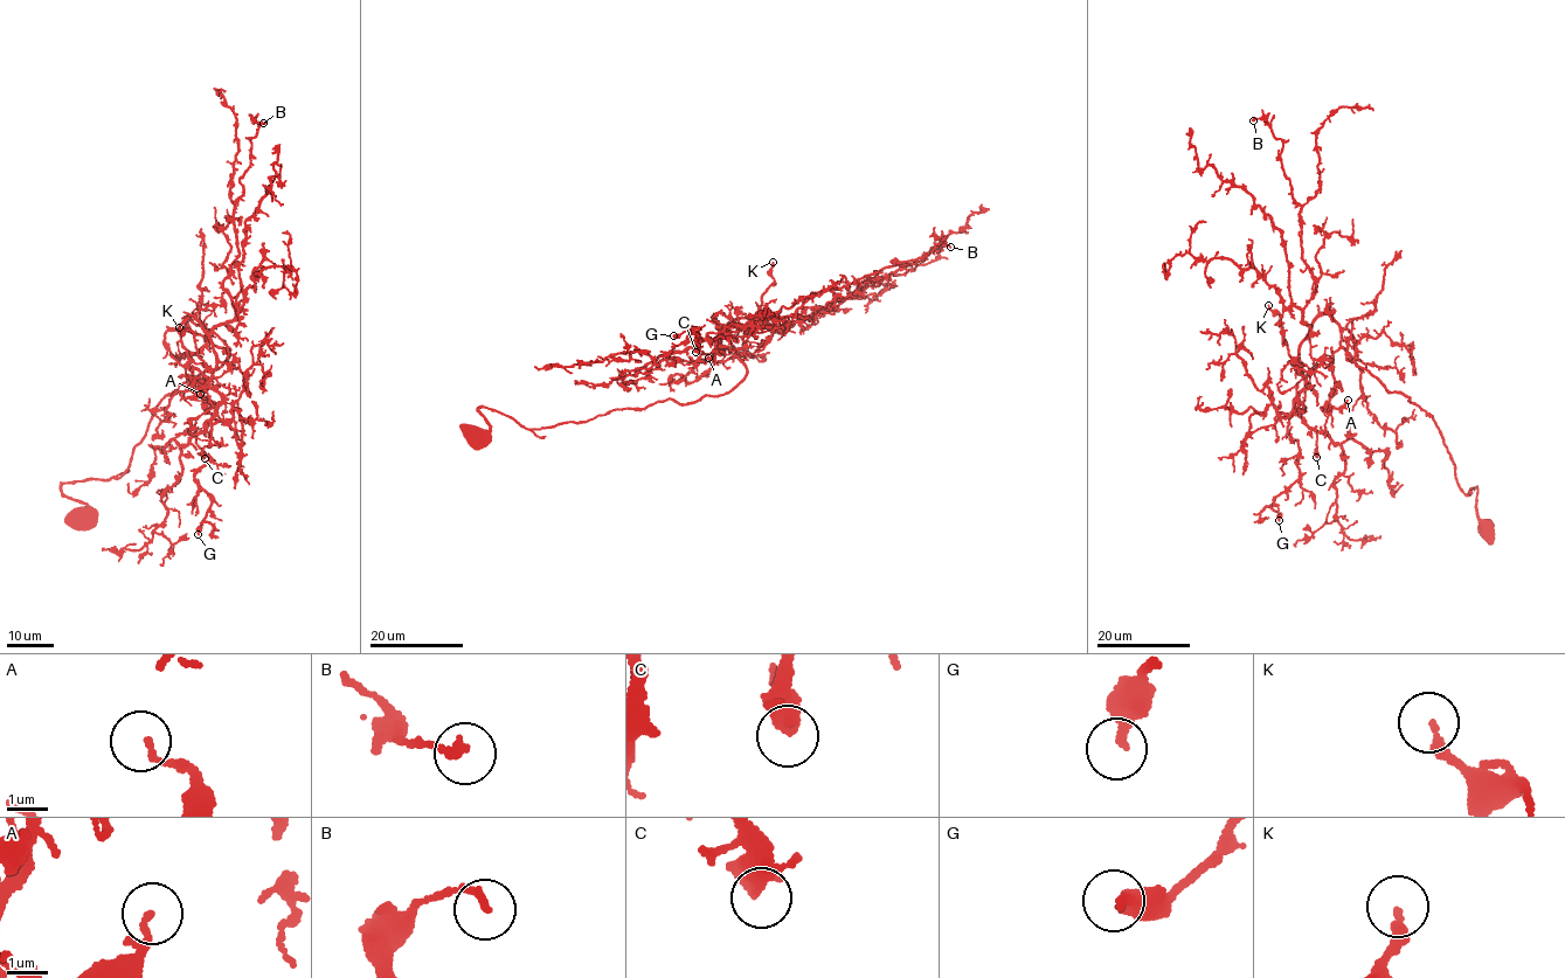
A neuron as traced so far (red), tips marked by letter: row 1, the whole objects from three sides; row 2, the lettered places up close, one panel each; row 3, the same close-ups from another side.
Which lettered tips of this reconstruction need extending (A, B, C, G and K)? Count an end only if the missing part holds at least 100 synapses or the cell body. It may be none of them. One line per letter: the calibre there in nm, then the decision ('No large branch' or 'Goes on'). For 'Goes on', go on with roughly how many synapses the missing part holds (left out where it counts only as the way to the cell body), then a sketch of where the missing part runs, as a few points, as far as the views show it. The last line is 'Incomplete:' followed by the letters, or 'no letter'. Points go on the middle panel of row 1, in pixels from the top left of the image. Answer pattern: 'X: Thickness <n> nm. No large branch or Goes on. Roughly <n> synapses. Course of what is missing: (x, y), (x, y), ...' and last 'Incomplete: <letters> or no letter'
A: Thickness 130 nm. No large branch
B: Thickness 190 nm. No large branch
C: Thickness 400 nm. No large branch
G: Thickness 280 nm. No large branch
K: Thickness 240 nm. No large branch
Incomplete: no letter

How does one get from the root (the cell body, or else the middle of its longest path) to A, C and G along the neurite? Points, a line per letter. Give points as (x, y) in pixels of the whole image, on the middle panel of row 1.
A: (478, 438), (490, 430), (480, 407), (539, 429), (667, 400), (692, 403), (743, 379), (727, 325), (708, 358)
C: (478, 438), (490, 430), (480, 407), (539, 429), (692, 403), (743, 379), (724, 328), (743, 325), (696, 352)
G: (478, 438), (480, 407), (539, 429), (692, 403), (743, 379), (724, 328), (743, 325), (673, 335)

